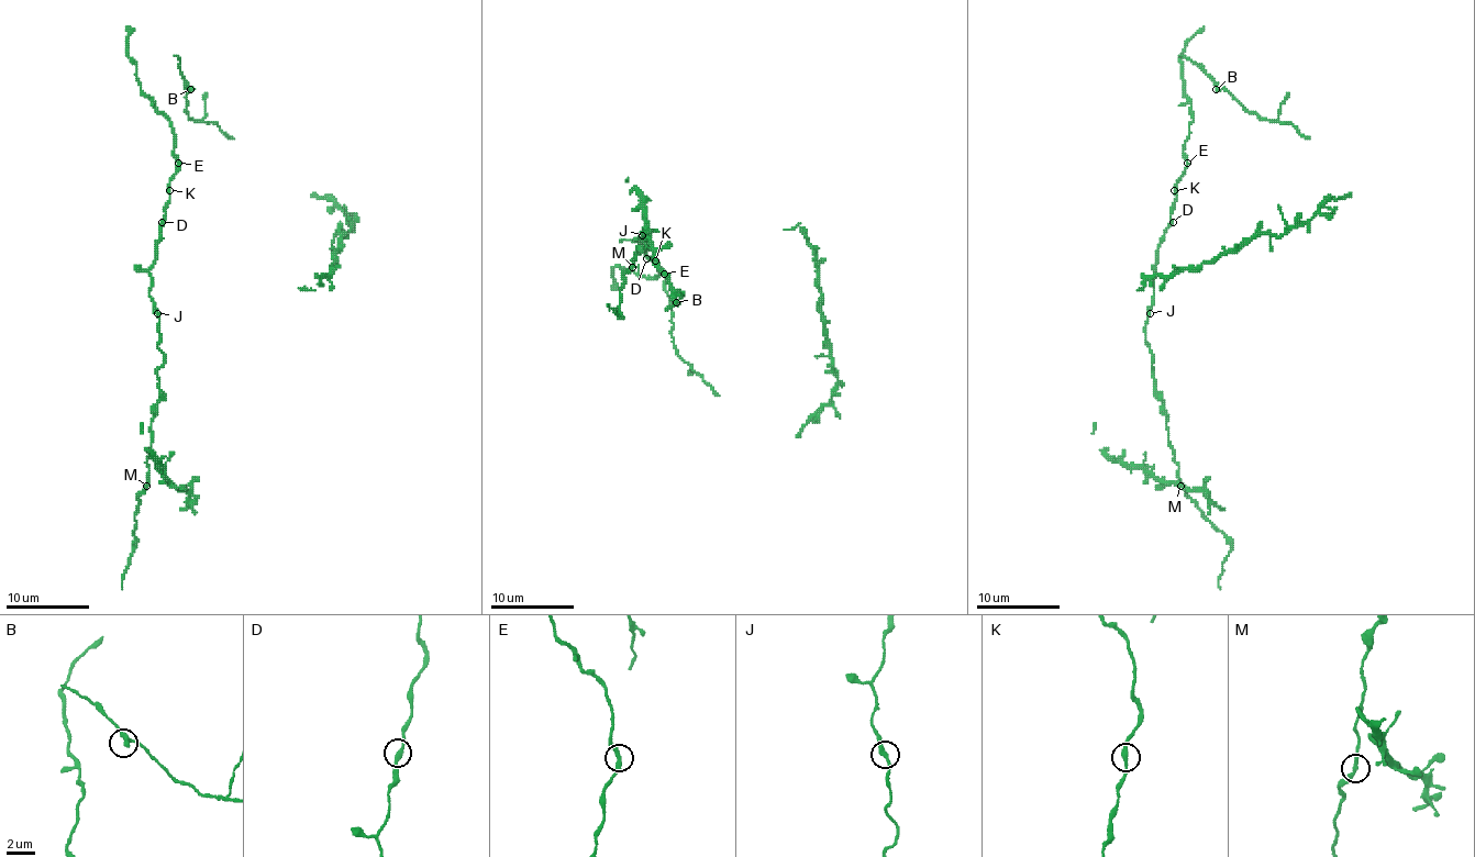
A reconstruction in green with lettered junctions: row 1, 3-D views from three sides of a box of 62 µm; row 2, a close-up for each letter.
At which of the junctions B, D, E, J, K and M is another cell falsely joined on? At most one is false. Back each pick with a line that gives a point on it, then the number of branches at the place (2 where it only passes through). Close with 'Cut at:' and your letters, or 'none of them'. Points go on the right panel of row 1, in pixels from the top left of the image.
Cut at: none of them

